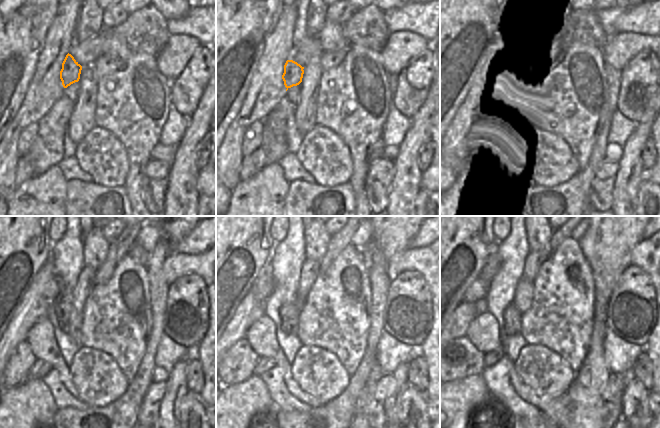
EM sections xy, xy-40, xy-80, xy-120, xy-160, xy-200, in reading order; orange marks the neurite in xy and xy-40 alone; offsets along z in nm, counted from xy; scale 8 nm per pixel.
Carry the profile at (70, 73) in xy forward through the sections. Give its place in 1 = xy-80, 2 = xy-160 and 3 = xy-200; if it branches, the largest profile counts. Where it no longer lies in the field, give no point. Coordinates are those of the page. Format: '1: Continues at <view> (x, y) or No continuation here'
1: Continues at xy-80 (512, 82)
2: Continues at xy-160 (289, 313)
3: Continues at xy-200 (512, 317).

